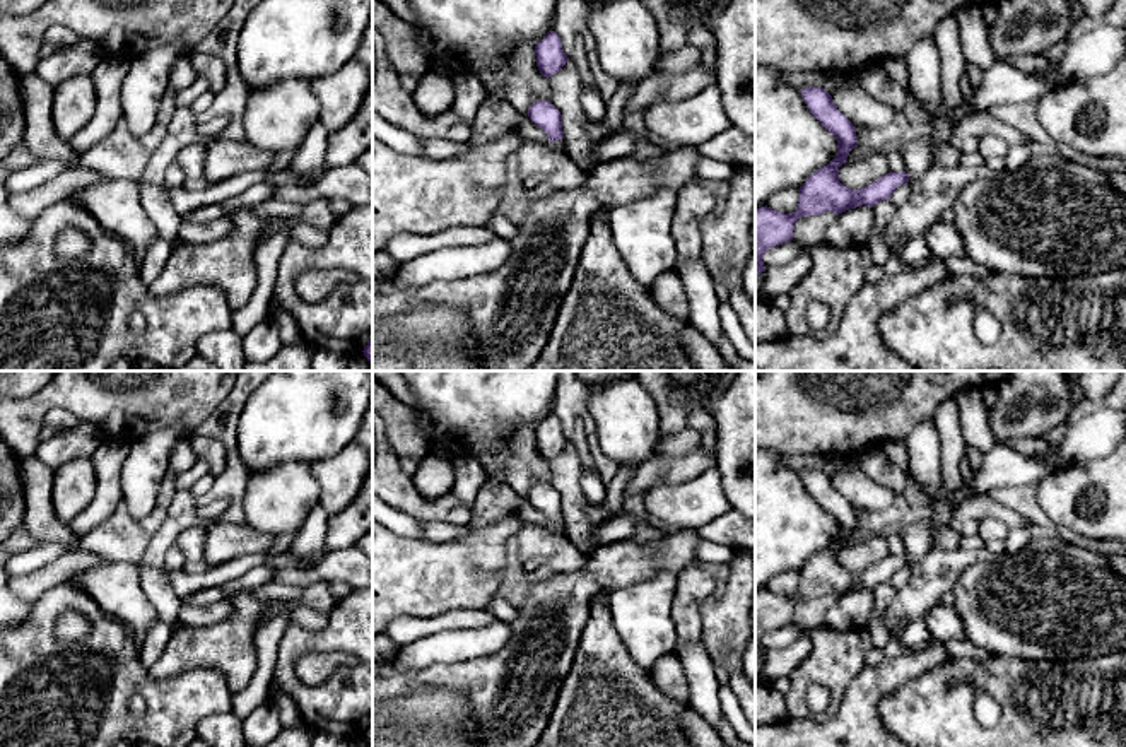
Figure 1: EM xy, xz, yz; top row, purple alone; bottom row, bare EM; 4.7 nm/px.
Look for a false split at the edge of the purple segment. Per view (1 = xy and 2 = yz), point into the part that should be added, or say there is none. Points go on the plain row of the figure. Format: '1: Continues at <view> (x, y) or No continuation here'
1: No continuation here
2: No continuation here

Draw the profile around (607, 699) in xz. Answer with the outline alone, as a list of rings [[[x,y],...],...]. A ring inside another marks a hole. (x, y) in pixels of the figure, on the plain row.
[[[607,590],[607,597],[589,607],[572,667],[535,747],[694,747],[680,726],[680,716],[692,711],[690,704],[668,697],[654,684],[651,670],[644,670],[632,660],[612,621],[610,593],[612,590]]]

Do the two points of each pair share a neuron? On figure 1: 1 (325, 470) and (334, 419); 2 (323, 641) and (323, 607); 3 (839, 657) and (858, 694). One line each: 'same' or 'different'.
1: different
2: different
3: different

